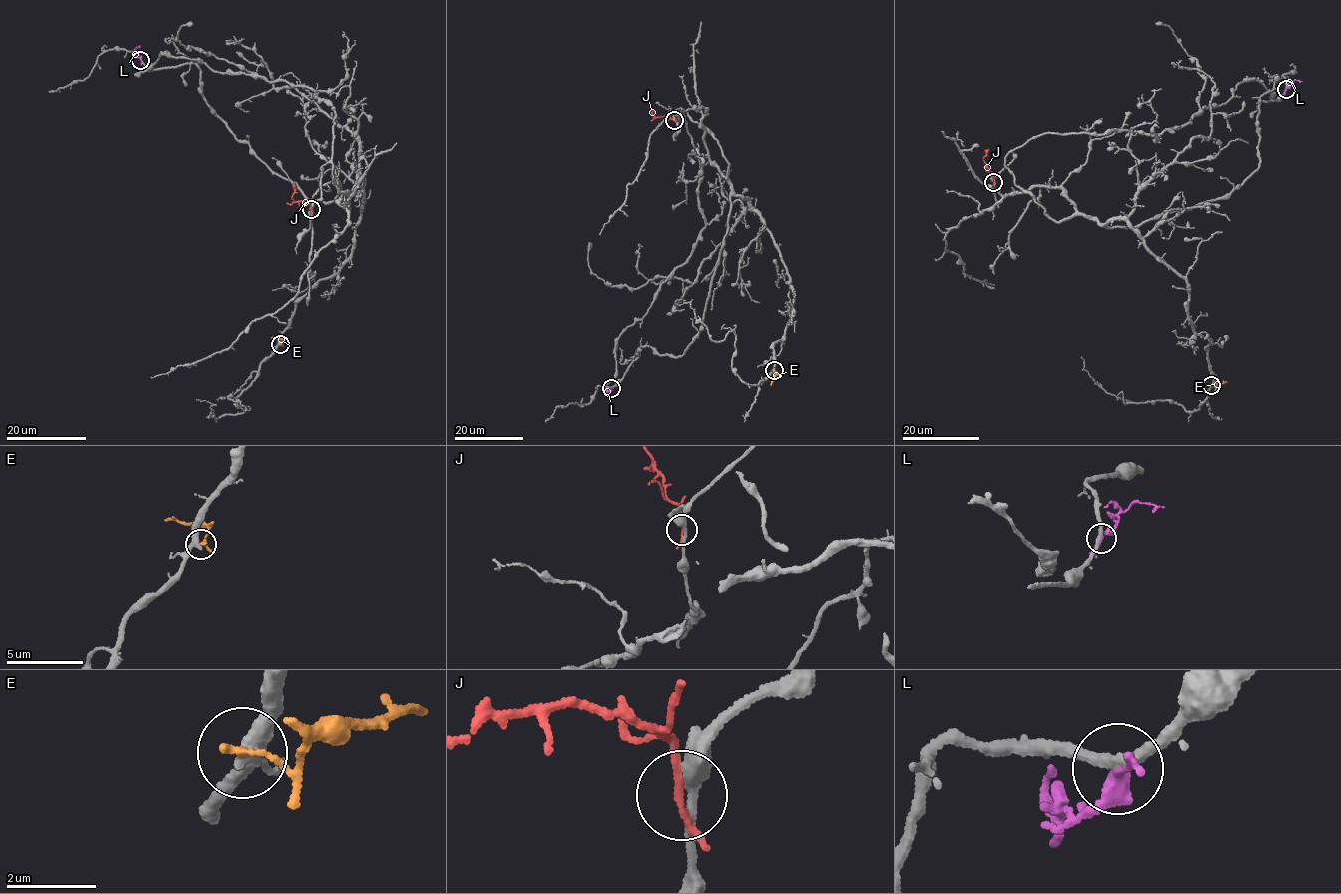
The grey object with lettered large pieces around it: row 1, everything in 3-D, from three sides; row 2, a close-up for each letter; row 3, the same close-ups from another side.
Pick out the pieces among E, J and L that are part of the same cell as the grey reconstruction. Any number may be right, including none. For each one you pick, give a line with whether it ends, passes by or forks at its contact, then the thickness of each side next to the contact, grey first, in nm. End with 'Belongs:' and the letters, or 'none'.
Belongs: none

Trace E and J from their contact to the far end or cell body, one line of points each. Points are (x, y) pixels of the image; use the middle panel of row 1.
E: (774, 370), (777, 373), (770, 385)
J: (674, 120), (668, 115), (657, 118), (651, 112)

